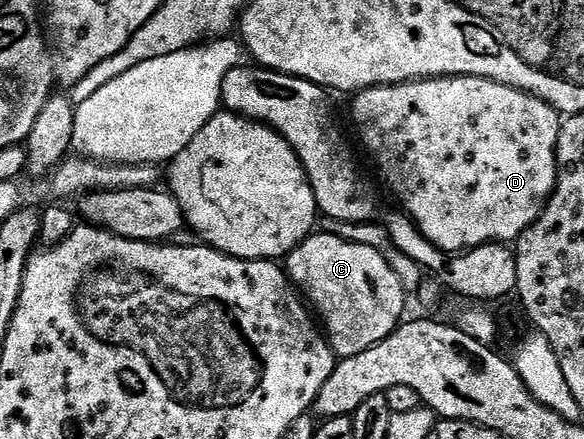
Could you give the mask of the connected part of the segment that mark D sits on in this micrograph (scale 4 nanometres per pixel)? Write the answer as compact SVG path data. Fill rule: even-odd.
M465 74L446 78L421 78L419 82L403 82L397 86L371 86L368 90L359 91L353 98L356 98L352 102L352 118L356 121L356 130L360 133L365 148L372 153L381 176L388 181L389 188L404 205L401 206L403 213L412 219L413 224L422 232L422 236L426 236L430 244L443 250L445 255L456 256L487 242L515 243L516 239L521 238L540 219L542 212L547 208L558 177L556 149L562 125L560 111L549 102L544 102L525 90L515 90L513 86L489 78L475 78Z

